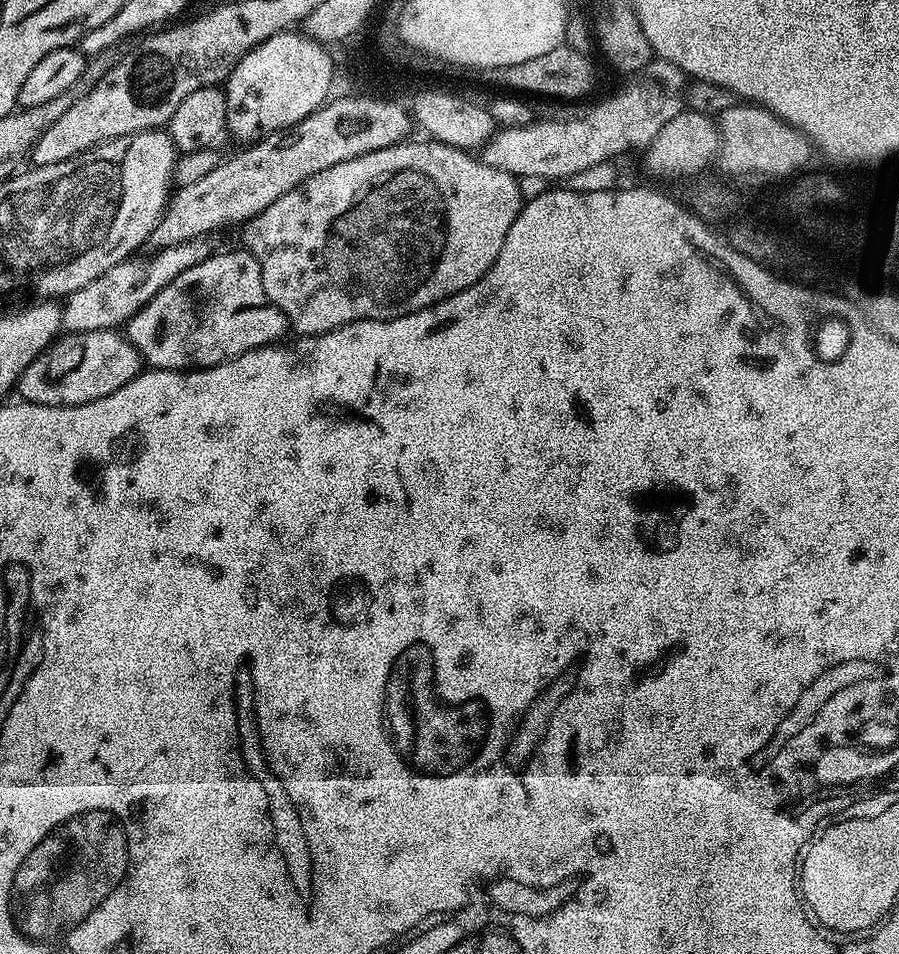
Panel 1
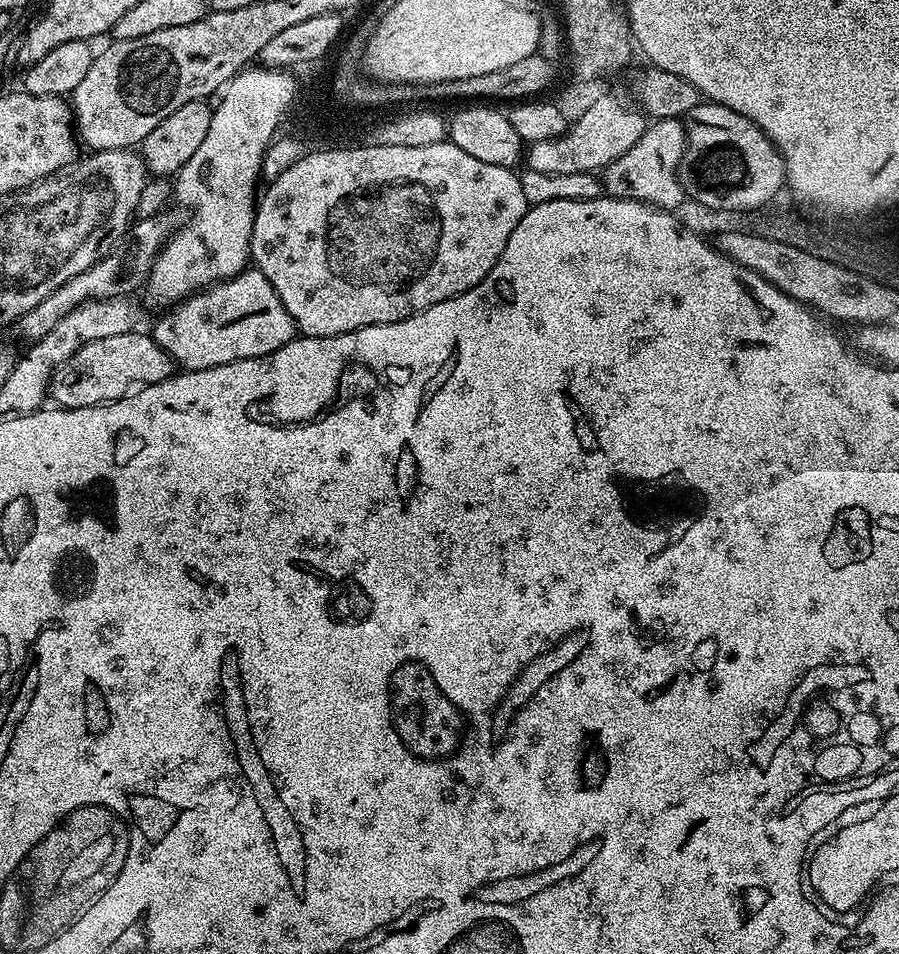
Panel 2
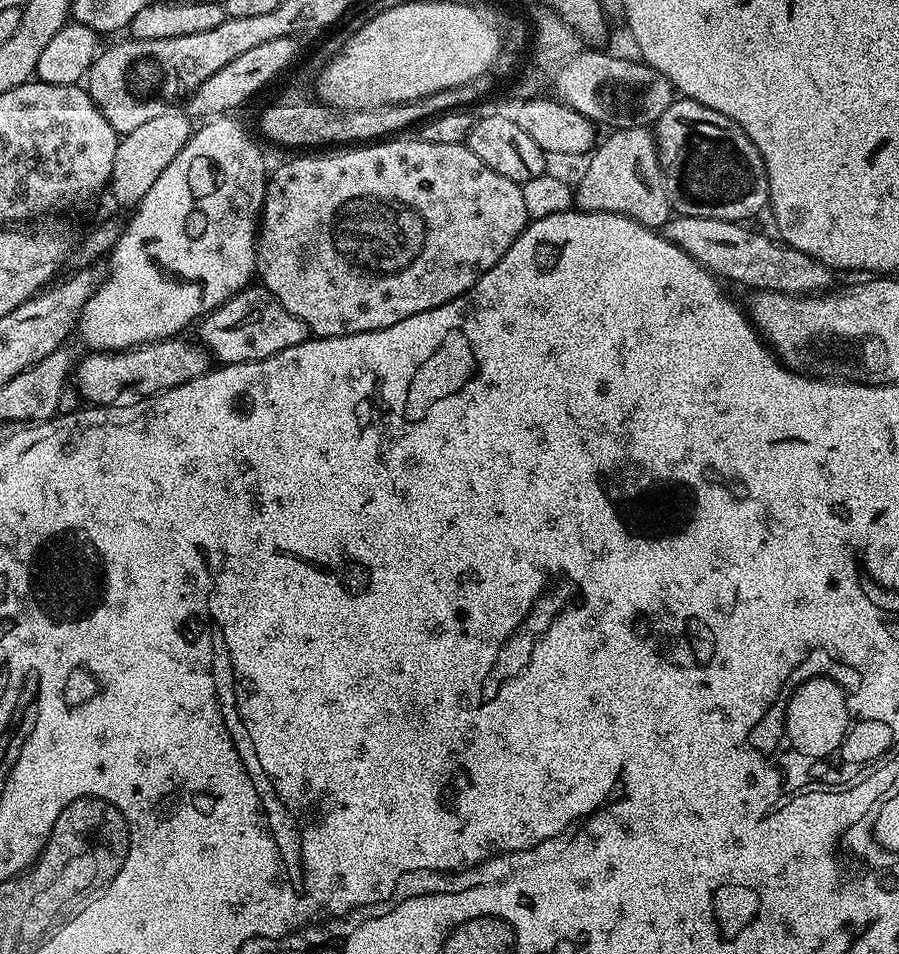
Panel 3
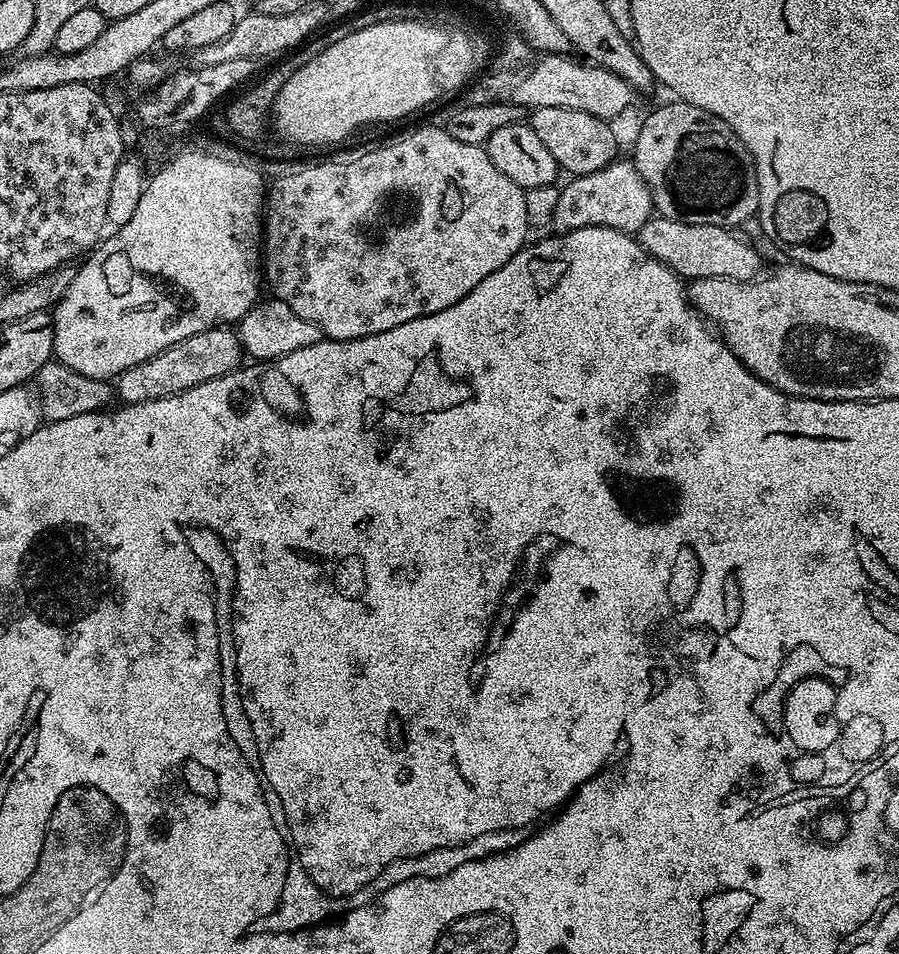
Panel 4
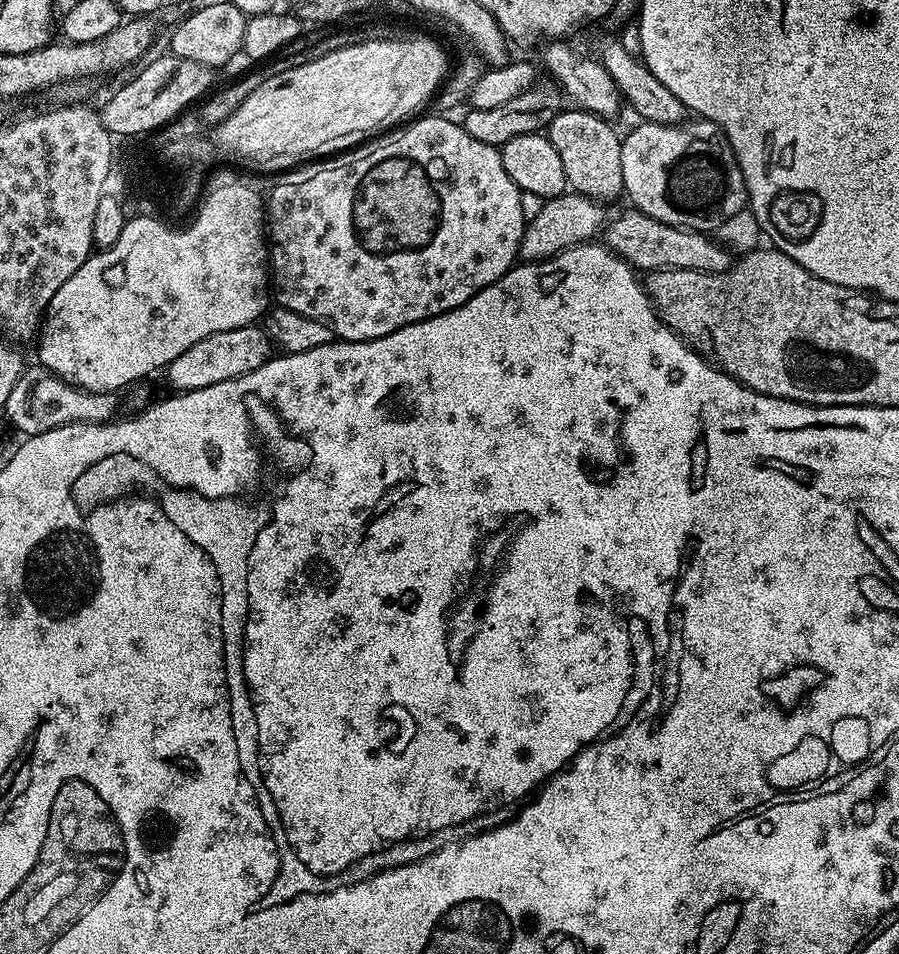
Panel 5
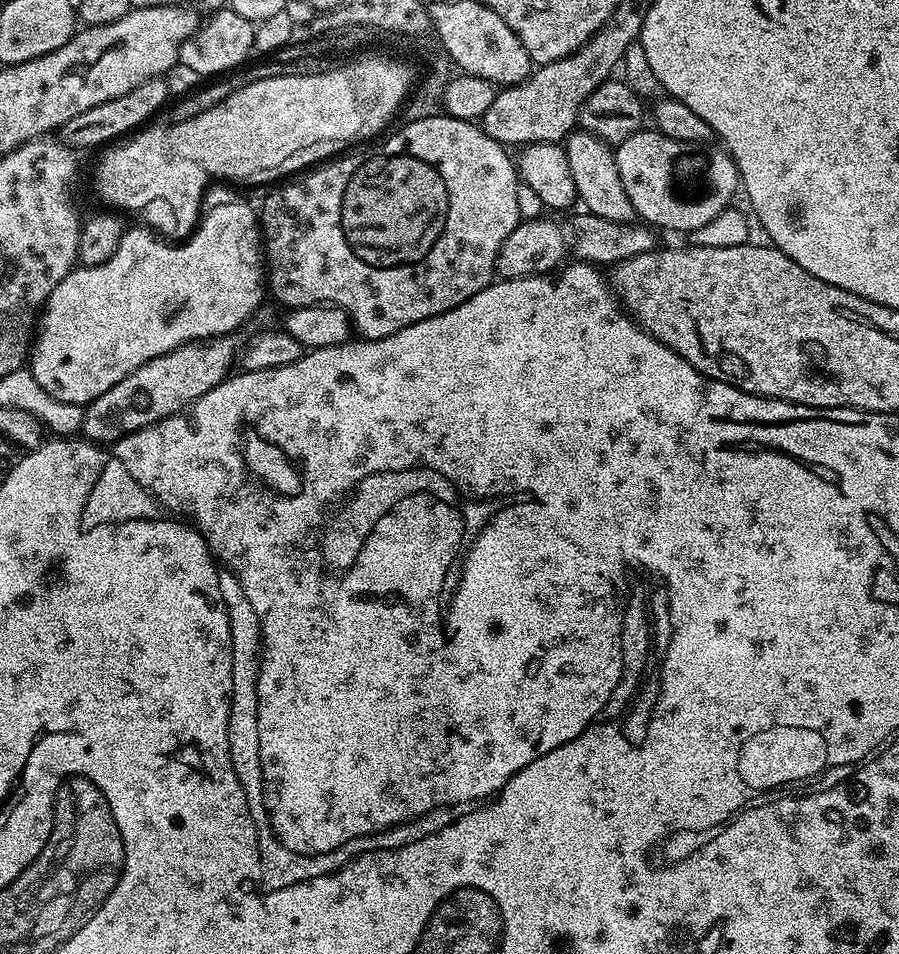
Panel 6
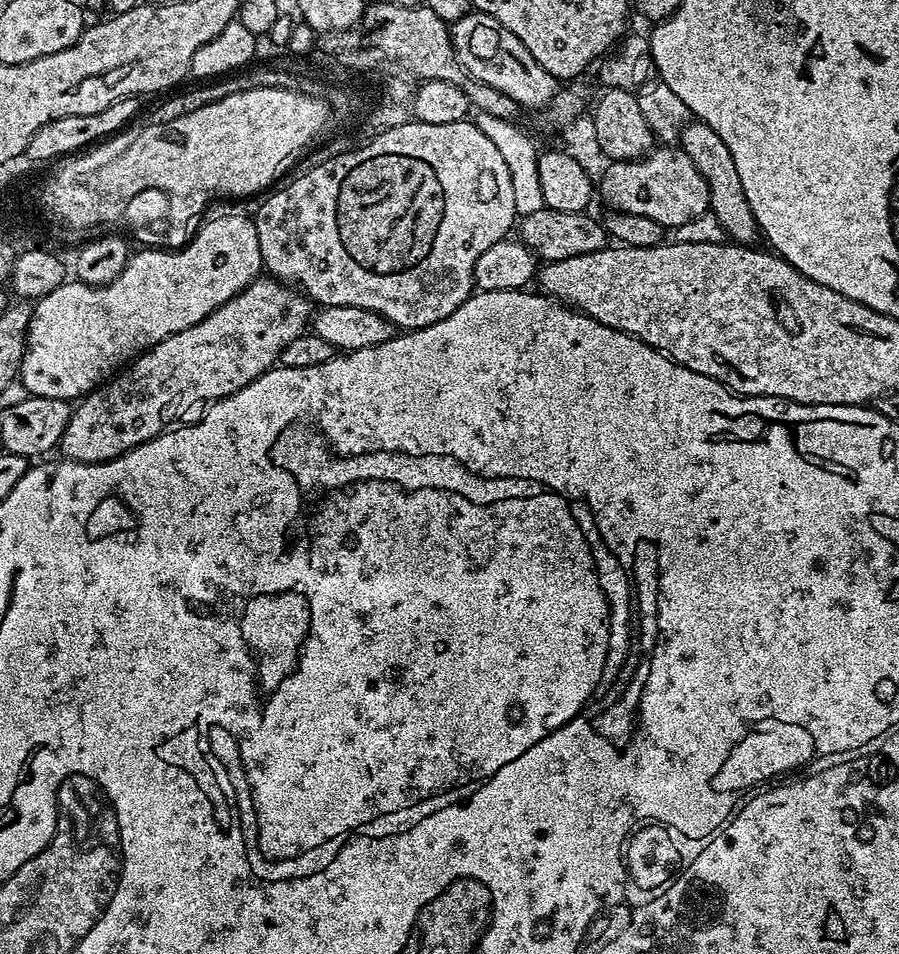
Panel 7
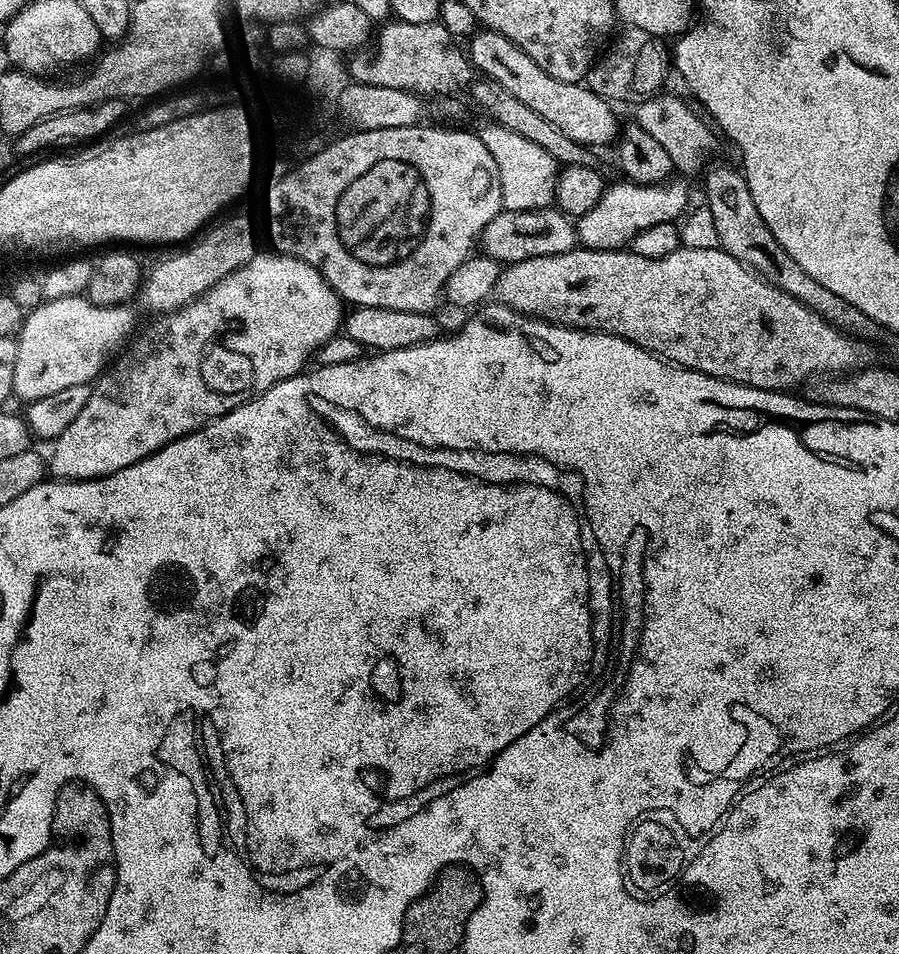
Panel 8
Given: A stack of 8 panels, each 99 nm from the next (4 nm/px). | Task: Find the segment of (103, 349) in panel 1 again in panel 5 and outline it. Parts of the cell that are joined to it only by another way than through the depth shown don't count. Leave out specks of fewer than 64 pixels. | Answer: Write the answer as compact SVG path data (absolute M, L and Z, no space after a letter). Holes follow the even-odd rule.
M247 324L238 330L222 330L218 334L210 334L210 338L202 338L202 342L194 342L190 350L182 350L182 354L168 364L166 375L172 387L169 389L176 394L202 390L206 386L250 374L273 356L274 345L263 327Z

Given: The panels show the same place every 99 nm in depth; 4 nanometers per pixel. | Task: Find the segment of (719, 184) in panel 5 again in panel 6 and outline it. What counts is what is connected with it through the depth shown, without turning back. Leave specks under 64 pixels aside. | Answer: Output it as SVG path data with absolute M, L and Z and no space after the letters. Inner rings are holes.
M641 130L635 132L630 138L626 138L622 143L615 145L614 151L616 153L616 165L618 166L618 178L622 182L622 186L626 186L626 194L630 197L630 202L634 206L637 217L643 223L651 226L653 229L661 230L665 228L668 232L683 232L683 234L689 234L690 232L697 230L700 226L705 226L708 222L713 221L718 217L718 214L722 214L733 203L736 192L738 196L738 189L741 187L740 175L736 169L736 163L732 161L731 156L724 151L723 147L715 146L711 148L711 143L705 142L703 144L695 144L694 142L686 142L685 140L675 140L669 136L664 136L662 133L655 130Z

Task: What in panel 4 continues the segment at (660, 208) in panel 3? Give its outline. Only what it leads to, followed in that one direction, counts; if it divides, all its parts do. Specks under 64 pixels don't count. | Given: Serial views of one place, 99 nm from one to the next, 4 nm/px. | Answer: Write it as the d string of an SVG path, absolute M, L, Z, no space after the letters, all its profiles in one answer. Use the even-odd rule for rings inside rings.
M617 158L602 170L594 170L594 174L572 176L569 181L560 188L558 210L552 215L551 227L557 233L573 232L586 226L606 226L636 234L654 214L650 190L631 159Z

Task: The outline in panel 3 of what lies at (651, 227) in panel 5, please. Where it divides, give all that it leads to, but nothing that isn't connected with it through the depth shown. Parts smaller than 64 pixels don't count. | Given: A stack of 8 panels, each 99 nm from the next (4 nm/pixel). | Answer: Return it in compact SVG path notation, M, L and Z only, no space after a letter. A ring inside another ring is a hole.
M676 214L664 223L662 235L674 242L674 246L690 254L694 262L701 264L713 276L726 282L737 280L738 283L745 284L748 290L806 296L824 294L833 287L833 269L802 254L802 250L794 250L779 239L771 235L763 236L762 233L748 227L752 226L745 226L735 220L694 218Z

